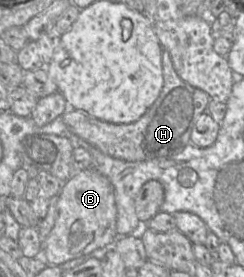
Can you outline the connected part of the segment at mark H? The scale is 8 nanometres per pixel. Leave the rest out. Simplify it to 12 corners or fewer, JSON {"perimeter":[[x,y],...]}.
{"perimeter":[[162,53],[163,87],[135,122],[69,109],[72,133],[128,162],[191,144],[209,94]]}

